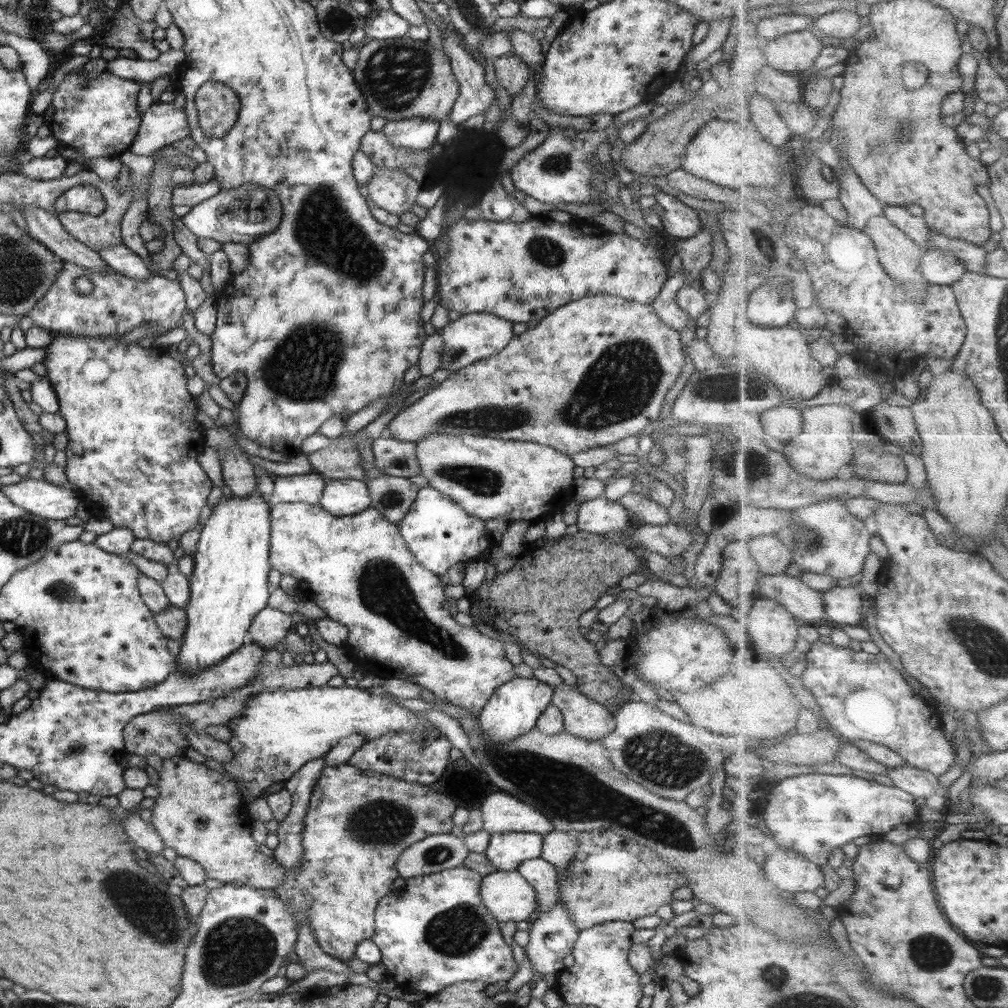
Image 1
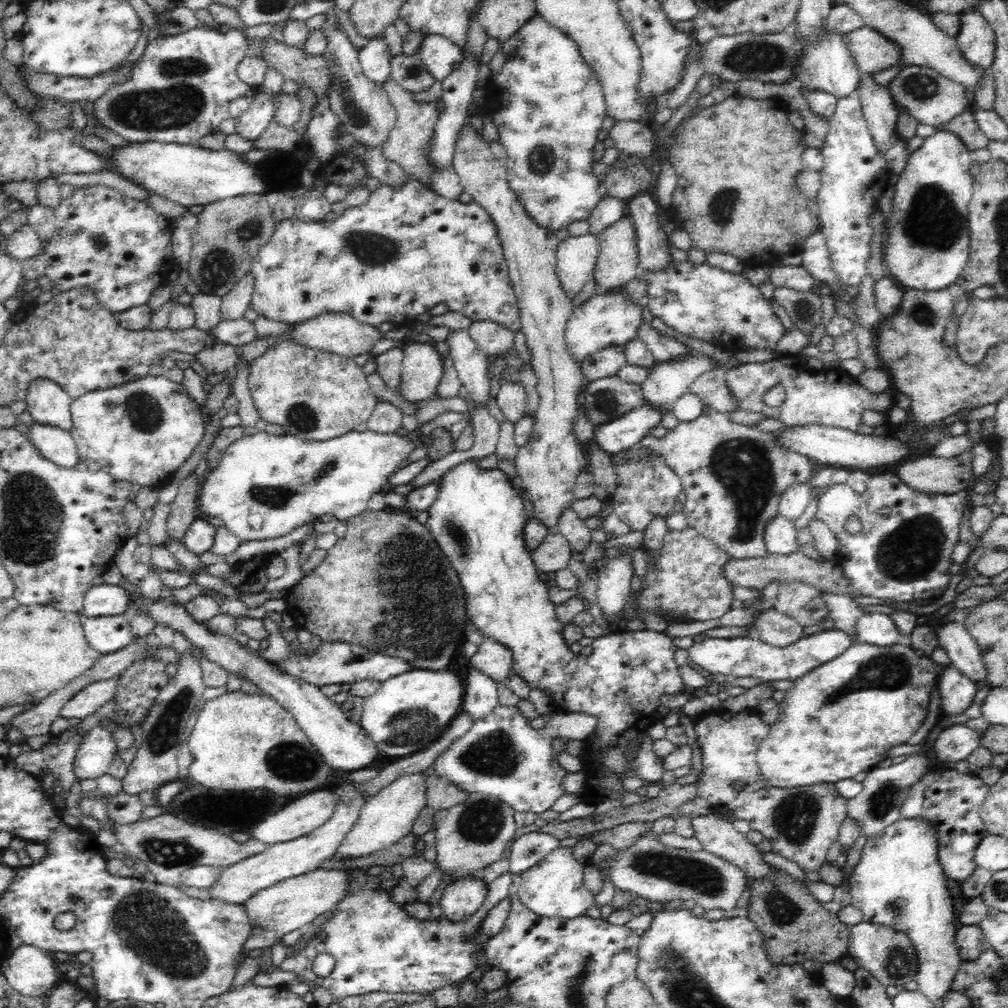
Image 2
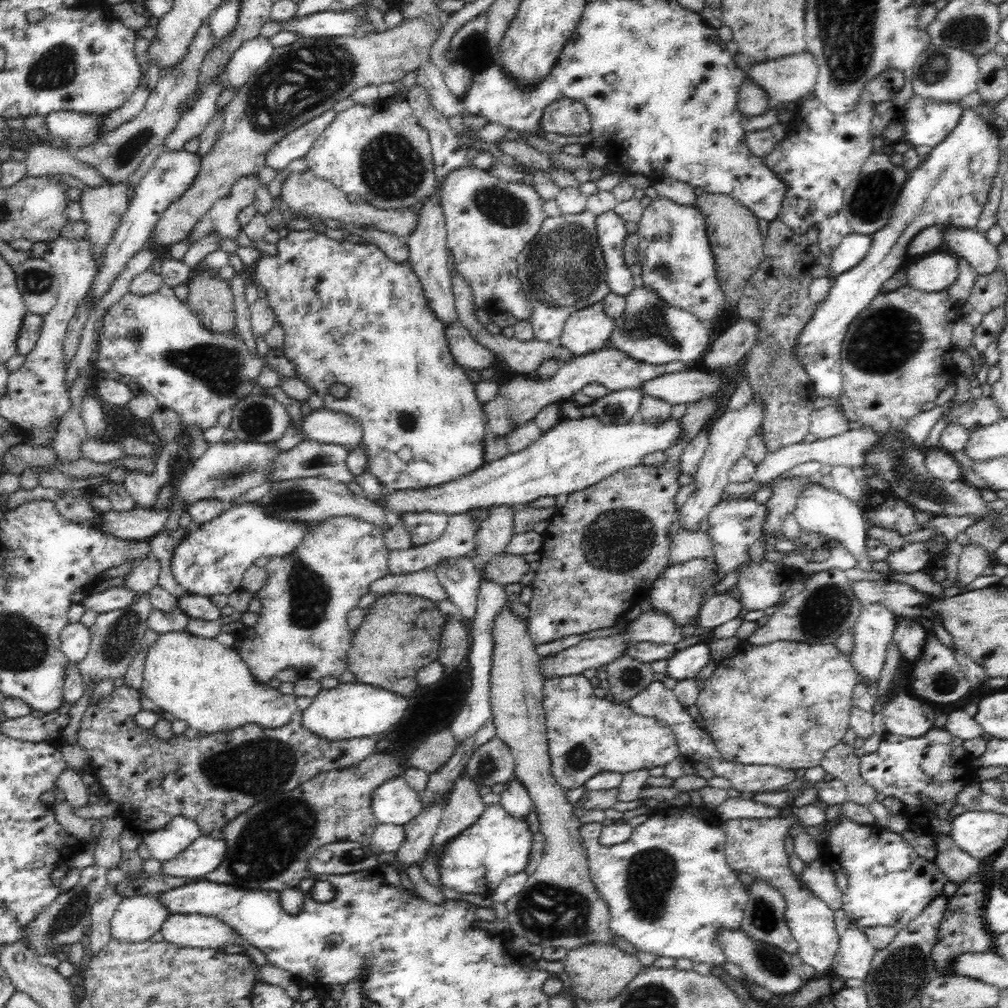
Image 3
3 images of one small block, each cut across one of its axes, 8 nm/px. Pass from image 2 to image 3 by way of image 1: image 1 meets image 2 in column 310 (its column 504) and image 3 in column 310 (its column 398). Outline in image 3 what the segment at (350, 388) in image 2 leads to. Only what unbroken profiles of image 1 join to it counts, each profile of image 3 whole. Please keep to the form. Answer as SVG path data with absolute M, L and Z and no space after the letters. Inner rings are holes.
M322 407L303 417L303 436L324 444L338 444L348 452L363 440L363 428L348 414L337 413Z

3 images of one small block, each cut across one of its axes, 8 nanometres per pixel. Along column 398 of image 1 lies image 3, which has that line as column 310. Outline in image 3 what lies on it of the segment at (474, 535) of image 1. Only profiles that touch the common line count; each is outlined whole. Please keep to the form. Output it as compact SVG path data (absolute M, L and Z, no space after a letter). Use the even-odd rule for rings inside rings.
M258 501L231 506L214 520L192 530L177 545L170 562L174 579L189 595L212 597L240 591L246 568L250 568L261 556L290 556L310 532L311 524L290 519L276 520L274 515L264 511Z

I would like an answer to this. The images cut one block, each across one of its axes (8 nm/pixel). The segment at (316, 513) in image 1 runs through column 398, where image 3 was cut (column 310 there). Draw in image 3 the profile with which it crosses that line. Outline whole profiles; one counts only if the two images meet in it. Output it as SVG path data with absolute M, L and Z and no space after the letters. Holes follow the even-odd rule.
M336 516L312 523L310 532L290 556L268 558L264 569L269 578L257 593L262 609L257 613L256 625L239 633L233 647L250 667L258 683L268 685L284 668L294 668L300 678L317 681L346 672L354 636L354 631L348 626L348 612L356 608L362 596L368 593L370 583L389 573L387 560L390 550L384 539L385 532L375 524L351 516Z

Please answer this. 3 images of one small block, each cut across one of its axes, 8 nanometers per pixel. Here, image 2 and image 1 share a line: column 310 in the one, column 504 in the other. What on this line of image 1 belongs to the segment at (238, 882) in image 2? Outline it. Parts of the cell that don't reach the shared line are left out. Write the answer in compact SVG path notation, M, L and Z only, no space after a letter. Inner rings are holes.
M506 831L491 834L484 853L498 871L514 871L518 870L518 866L522 866L522 862L540 857L542 849L543 835Z

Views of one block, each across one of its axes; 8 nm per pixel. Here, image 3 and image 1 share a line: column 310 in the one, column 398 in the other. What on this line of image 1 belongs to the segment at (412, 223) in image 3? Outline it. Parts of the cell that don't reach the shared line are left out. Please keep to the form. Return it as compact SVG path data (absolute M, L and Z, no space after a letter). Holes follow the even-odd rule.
M374 166L372 179L368 181L370 200L391 214L410 211L416 204L418 193L424 188L417 178L402 170L388 170Z

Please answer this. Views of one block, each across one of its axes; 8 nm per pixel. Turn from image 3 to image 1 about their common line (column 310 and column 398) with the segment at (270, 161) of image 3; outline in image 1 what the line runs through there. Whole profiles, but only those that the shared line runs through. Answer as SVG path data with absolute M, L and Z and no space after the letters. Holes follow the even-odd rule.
M428 118L392 120L387 121L382 132L394 148L428 150L437 143L440 124L440 121L428 120Z

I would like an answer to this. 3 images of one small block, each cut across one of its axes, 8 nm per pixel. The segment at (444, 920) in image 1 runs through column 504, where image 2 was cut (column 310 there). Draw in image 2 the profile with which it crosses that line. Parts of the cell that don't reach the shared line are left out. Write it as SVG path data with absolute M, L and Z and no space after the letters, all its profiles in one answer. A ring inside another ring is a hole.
M354 869L352 880L348 884L348 894L342 898L335 906L335 913L321 926L321 931L296 954L291 952L291 947L287 950L286 958L277 966L280 970L289 970L300 974L304 980L312 980L318 985L327 988L334 999L342 1000L344 997L365 995L370 992L418 992L431 994L433 990L452 984L464 978L476 968L474 957L471 953L474 950L484 949L484 944L474 945L468 939L481 933L482 920L498 904L502 898L506 898L509 893L510 884L514 881L514 875L507 871L491 882L484 902L480 908L470 914L470 918L462 918L460 922L454 922L443 916L441 921L428 919L419 921L410 917L404 911L404 905L392 902L389 891L378 891L377 884L383 880L381 875L373 876L366 874L366 869ZM318 954L331 954L335 958L335 965L329 976L320 977L312 971L312 963Z

